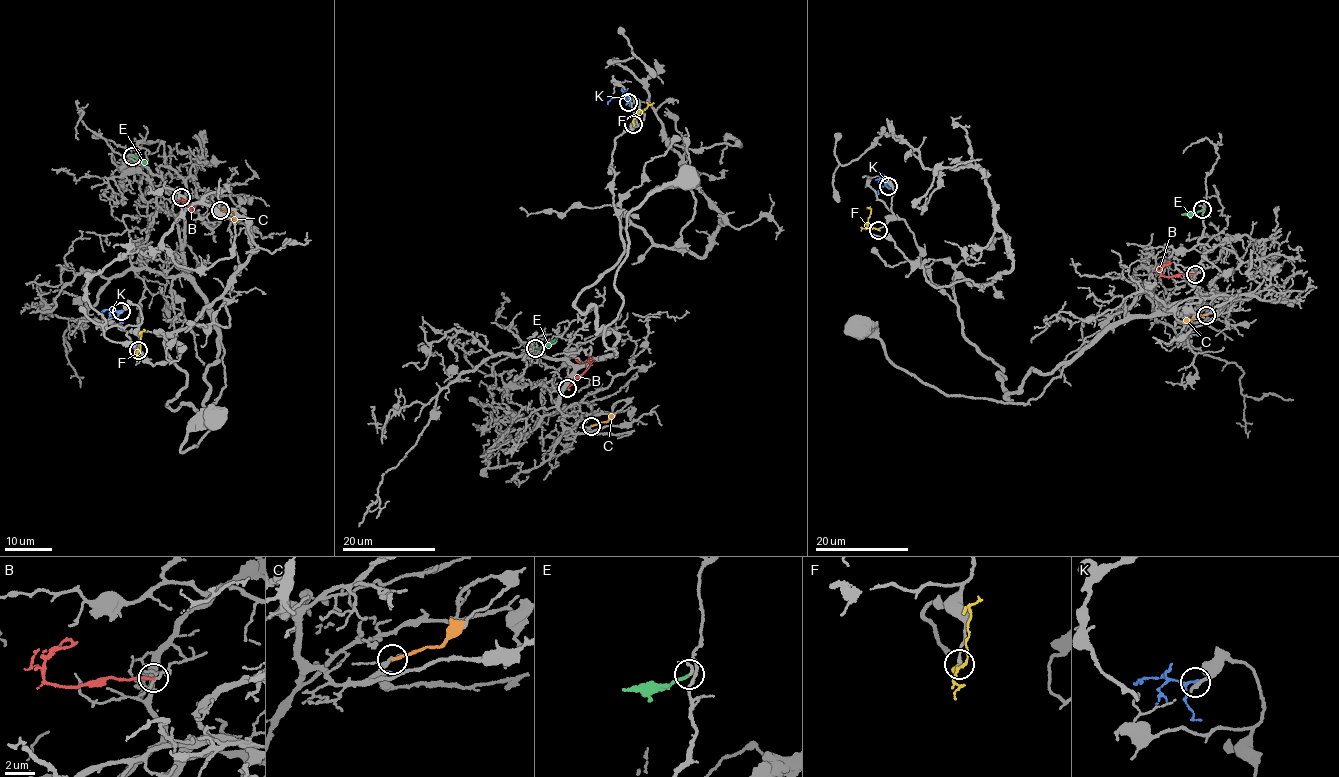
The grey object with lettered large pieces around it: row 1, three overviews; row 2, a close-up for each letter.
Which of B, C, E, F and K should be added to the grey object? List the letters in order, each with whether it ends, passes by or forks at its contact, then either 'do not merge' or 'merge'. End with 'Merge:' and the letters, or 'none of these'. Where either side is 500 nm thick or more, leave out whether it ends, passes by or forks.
B: it ends; do not merge
C: it ends; do not merge
E: it ends; do not merge
F: it ends; do not merge
K: it passes by; do not merge
Merge: none of these

